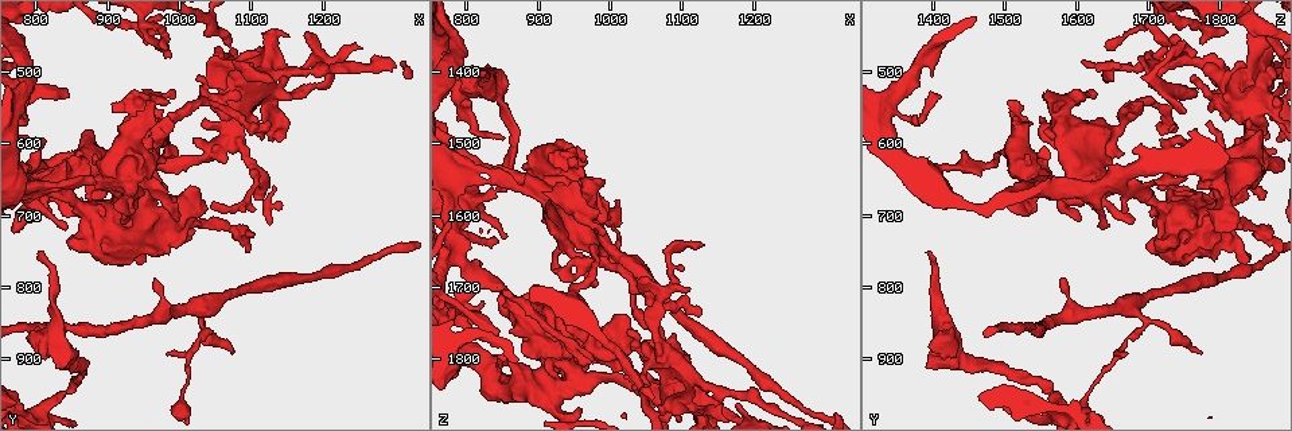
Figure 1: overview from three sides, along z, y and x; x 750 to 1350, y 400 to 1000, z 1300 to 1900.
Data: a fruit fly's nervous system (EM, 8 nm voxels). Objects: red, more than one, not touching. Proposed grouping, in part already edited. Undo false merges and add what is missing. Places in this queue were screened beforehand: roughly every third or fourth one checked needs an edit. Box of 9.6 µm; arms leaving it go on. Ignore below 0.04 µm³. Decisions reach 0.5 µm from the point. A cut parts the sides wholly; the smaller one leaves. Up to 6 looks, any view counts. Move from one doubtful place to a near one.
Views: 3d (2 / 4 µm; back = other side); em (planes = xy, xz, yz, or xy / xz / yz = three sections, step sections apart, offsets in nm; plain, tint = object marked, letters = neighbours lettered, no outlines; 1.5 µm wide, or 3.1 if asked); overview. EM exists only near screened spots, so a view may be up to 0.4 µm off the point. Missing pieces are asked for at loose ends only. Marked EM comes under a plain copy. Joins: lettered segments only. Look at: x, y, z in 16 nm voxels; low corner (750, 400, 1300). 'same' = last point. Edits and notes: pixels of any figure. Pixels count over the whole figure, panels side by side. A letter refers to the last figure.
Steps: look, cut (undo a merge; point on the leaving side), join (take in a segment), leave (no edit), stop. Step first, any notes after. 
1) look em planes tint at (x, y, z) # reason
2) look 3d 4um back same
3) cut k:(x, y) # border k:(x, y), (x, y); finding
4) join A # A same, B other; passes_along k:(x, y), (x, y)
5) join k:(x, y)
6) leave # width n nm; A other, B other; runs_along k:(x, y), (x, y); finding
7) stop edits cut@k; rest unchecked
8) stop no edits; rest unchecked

look 3d 2um at (855, 910, 1450) # thick turns thin

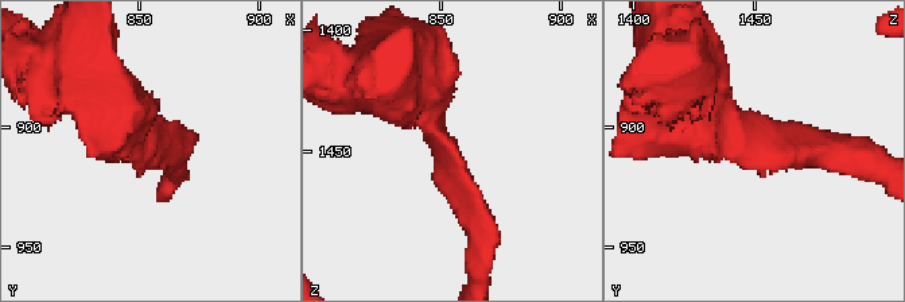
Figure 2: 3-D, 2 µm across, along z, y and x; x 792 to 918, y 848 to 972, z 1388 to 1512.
look em planes letters at (853, 909, 1450) # arm_widths 190, 440 nm; shape alone is not enough

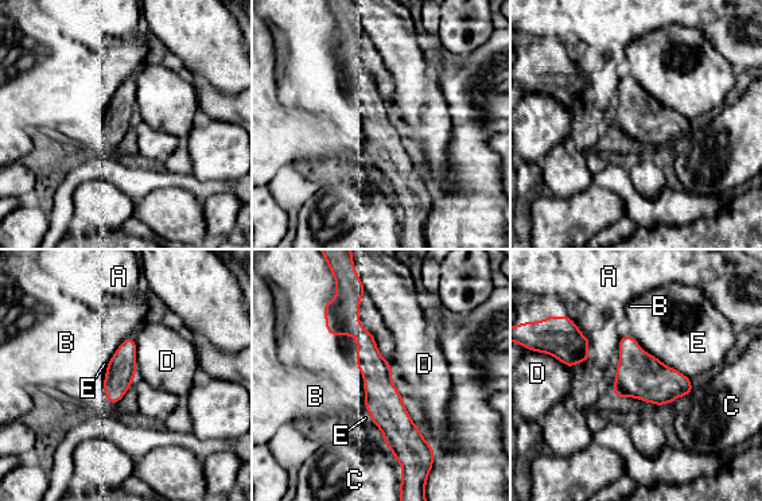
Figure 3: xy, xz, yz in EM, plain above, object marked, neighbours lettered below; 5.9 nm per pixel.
leave # A other, B other, C other, D other, E other; border 3:(657, 357), (689, 379); continuous, no second neuron

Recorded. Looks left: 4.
look 3d 4um at (800, 750, 1395) # tapers out

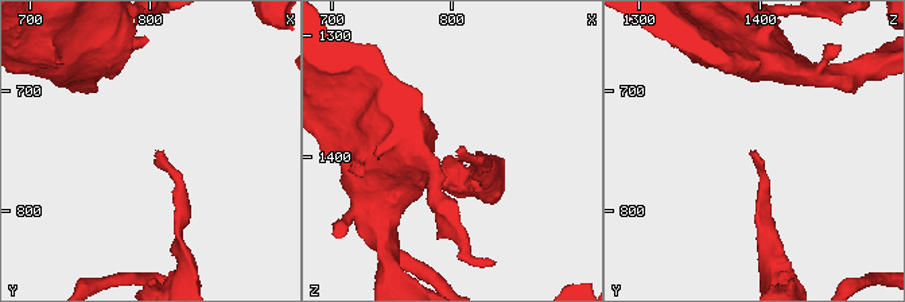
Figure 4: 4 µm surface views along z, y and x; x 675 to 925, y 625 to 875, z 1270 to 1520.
look em xz step 4 letters at (808, 750, 1396)

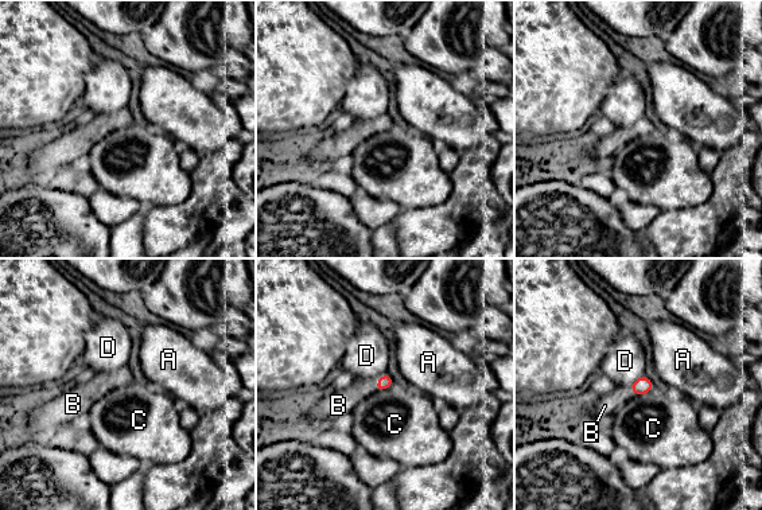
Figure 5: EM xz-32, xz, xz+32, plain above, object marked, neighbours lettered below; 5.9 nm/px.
look em planes letters same # cut it another way

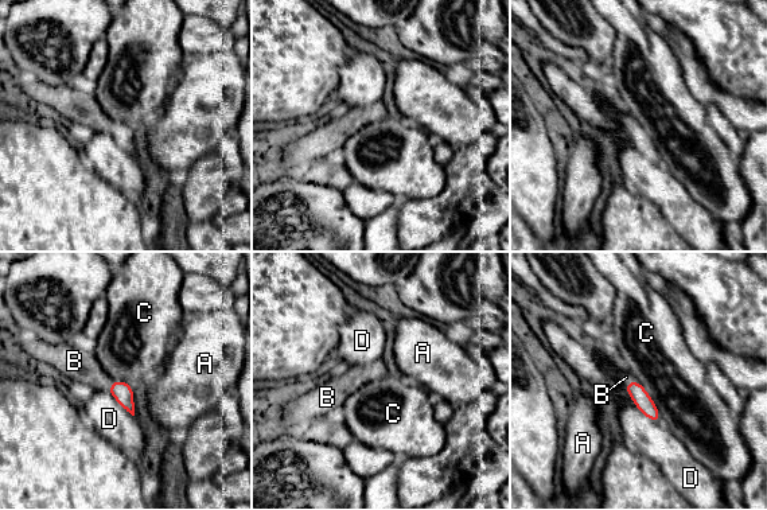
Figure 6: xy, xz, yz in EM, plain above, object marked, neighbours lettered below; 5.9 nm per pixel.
join B # A other, B same, C other, D other; passes_along 6:(123, 393), (111, 385), (76, 362); it goes on there

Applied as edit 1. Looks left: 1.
stop edits join@6; rest unchecked

